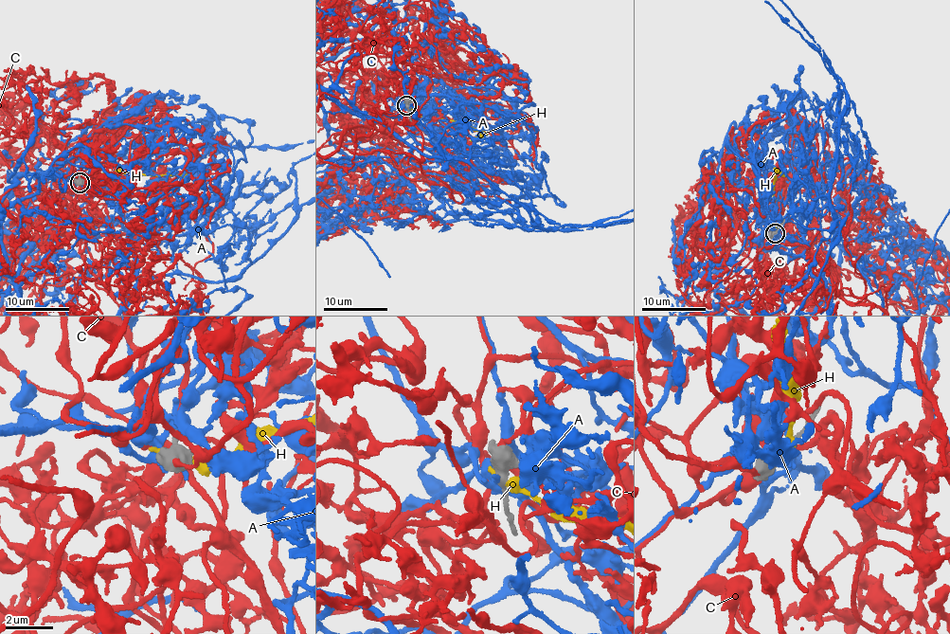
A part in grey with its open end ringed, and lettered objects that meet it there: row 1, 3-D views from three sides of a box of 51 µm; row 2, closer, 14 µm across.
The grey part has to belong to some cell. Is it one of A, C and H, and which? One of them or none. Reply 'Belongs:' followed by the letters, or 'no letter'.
Belongs: no letter

